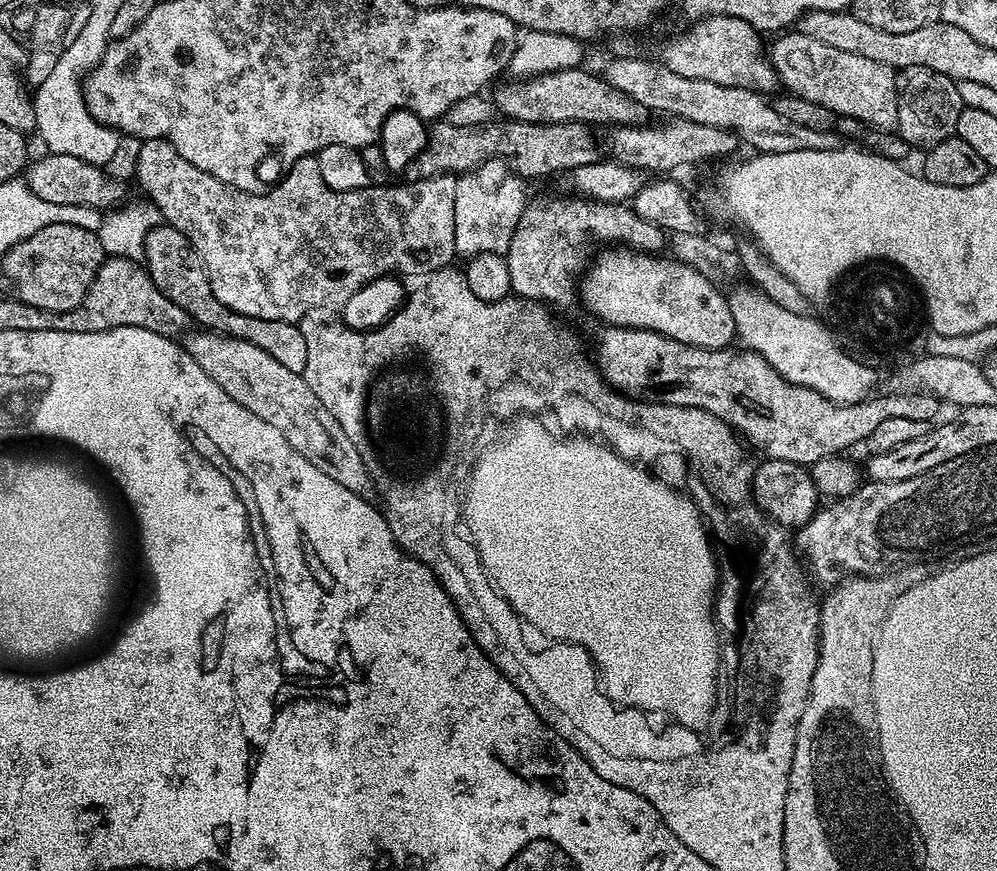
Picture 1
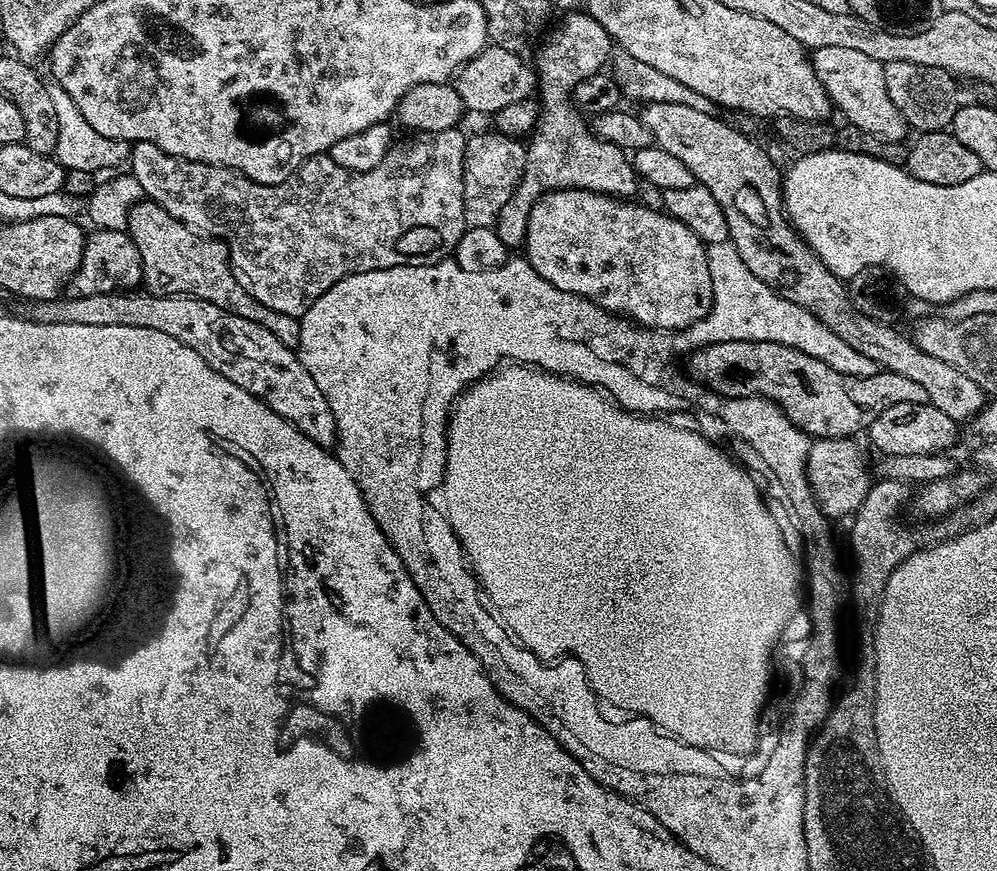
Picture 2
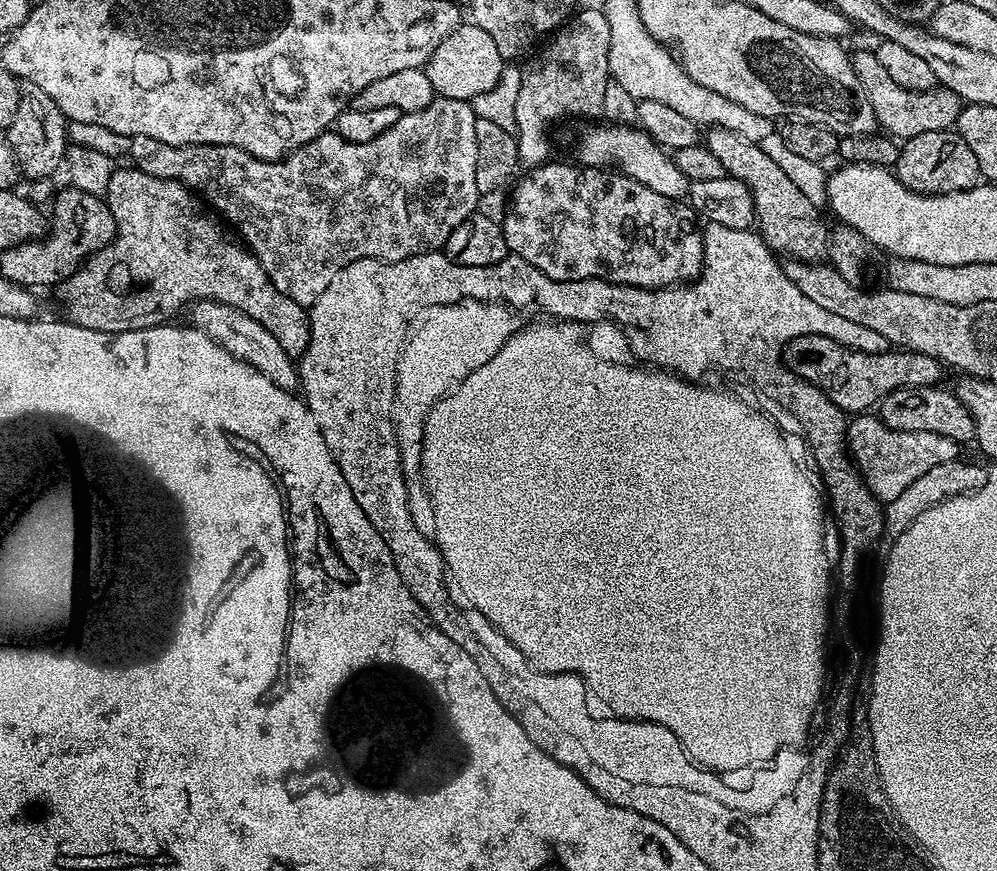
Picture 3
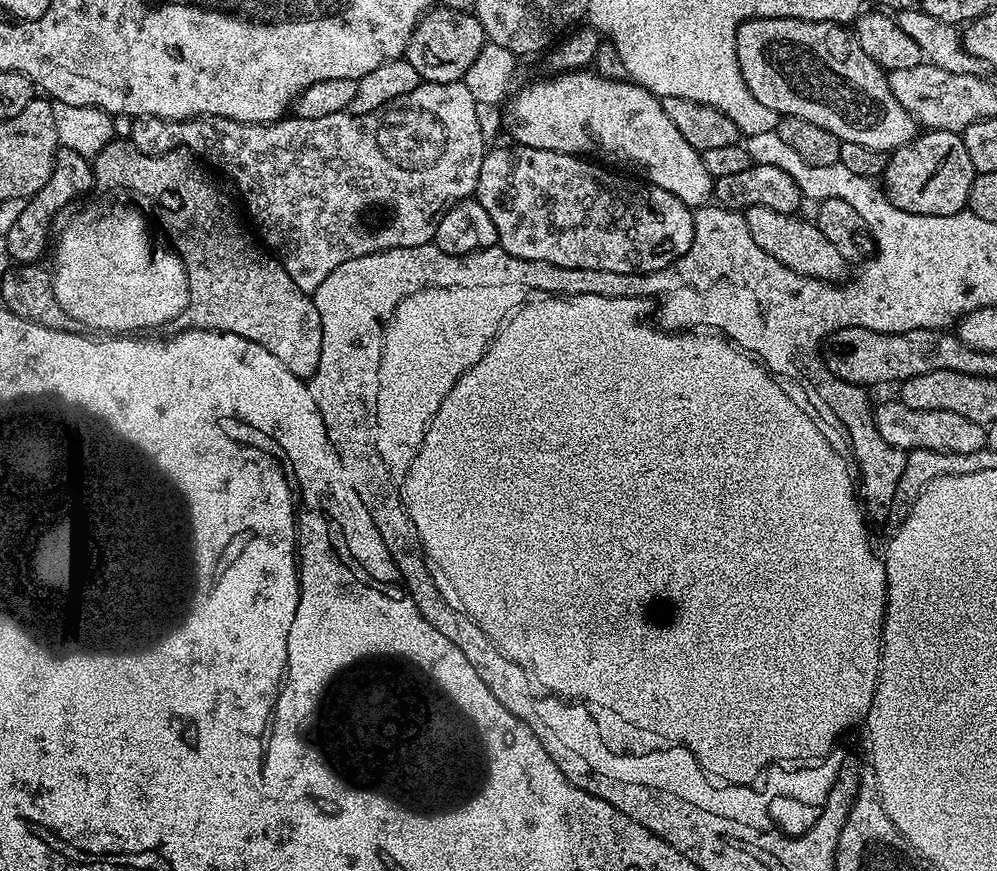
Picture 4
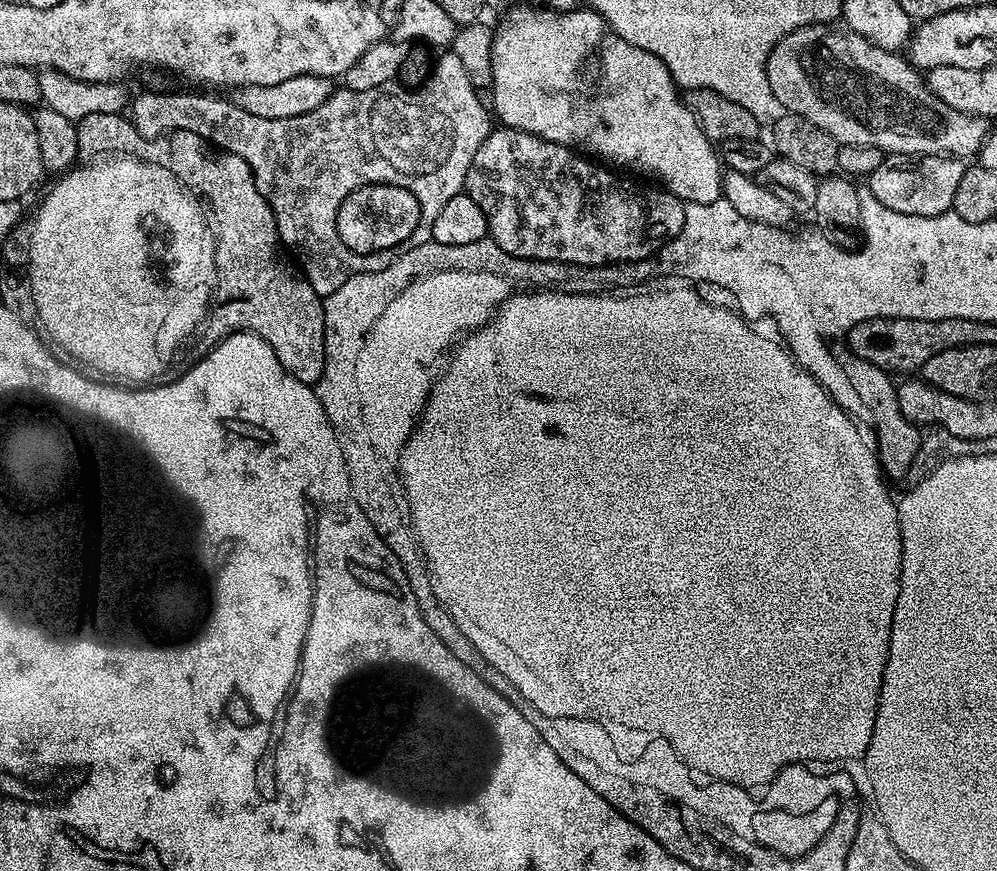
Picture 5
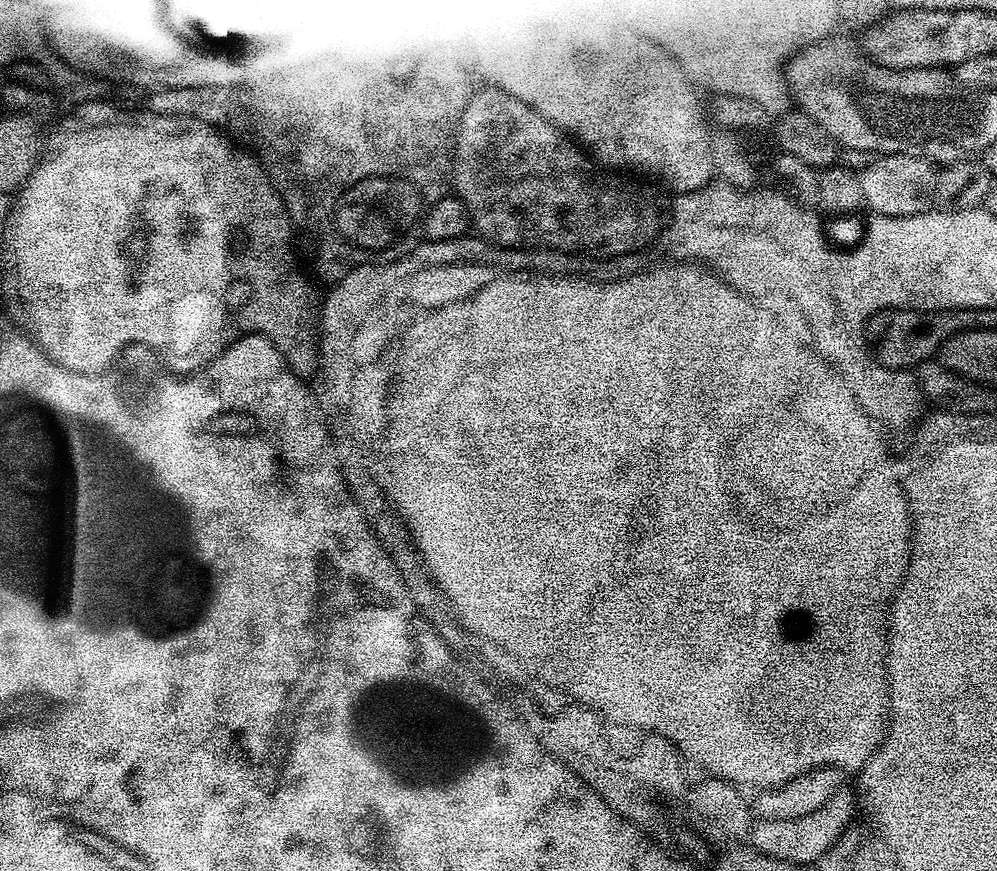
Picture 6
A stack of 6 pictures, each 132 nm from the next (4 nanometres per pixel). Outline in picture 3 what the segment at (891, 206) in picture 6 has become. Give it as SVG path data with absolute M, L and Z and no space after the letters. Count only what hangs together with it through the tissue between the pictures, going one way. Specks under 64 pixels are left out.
M927 132L903 141L895 174L910 190L923 196L945 196L947 192L967 192L981 179L978 158L974 158L970 146L962 142L959 132Z

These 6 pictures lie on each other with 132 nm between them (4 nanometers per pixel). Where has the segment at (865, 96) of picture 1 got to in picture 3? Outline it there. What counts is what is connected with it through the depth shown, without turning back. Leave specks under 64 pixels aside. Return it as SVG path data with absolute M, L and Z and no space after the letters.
M875 51L855 53L852 56L852 69L856 71L858 82L864 88L864 95L868 97L870 106L876 115L877 125L887 135L899 138L901 141L914 138L918 134L927 132L943 132L955 125L960 114L962 101L958 94L949 88L937 86L931 92L915 92L906 90L890 78L890 73L878 62Z

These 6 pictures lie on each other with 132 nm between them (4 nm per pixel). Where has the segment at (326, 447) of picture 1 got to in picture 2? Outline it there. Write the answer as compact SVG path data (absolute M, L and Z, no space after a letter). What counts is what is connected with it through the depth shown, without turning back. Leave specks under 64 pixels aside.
M121 290L103 292L102 294L81 294L68 296L61 294L54 300L34 300L27 305L27 319L35 324L77 324L78 326L138 326L142 330L158 330L162 334L170 334L170 338L178 338L186 346L190 346L211 369L217 370L224 378L230 379L236 386L241 386L248 393L258 397L268 408L280 417L294 424L300 432L316 444L331 447L336 440L337 427L330 411L325 395L318 388L317 380L310 377L310 372L299 358L299 355L288 348L264 326L255 321L229 314L224 309L193 296L152 296L145 290Z

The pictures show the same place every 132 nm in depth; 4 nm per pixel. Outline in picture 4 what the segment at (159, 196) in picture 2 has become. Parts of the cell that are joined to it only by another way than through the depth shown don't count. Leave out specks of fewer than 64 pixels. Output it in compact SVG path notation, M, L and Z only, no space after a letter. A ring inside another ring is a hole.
M458 80L449 84L429 84L421 82L410 94L406 94L401 100L393 100L392 103L374 110L370 114L356 115L351 110L329 114L324 118L281 118L273 120L270 124L247 124L221 116L198 116L195 120L163 120L157 116L138 116L132 122L132 134L130 141L133 146L146 156L164 155L175 148L186 148L205 165L213 164L216 168L224 168L224 172L236 183L248 212L260 223L260 232L264 235L263 243L274 253L281 266L290 274L294 286L298 290L315 294L318 286L328 275L334 274L342 262L350 262L350 258L362 258L366 254L385 252L391 248L409 248L410 246L422 246L433 243L436 239L438 222L460 200L467 200L476 191L478 174L482 170L486 141L478 124L475 114L476 100L471 96L467 86ZM380 228L382 232L376 236L368 236L364 232L376 232Z

